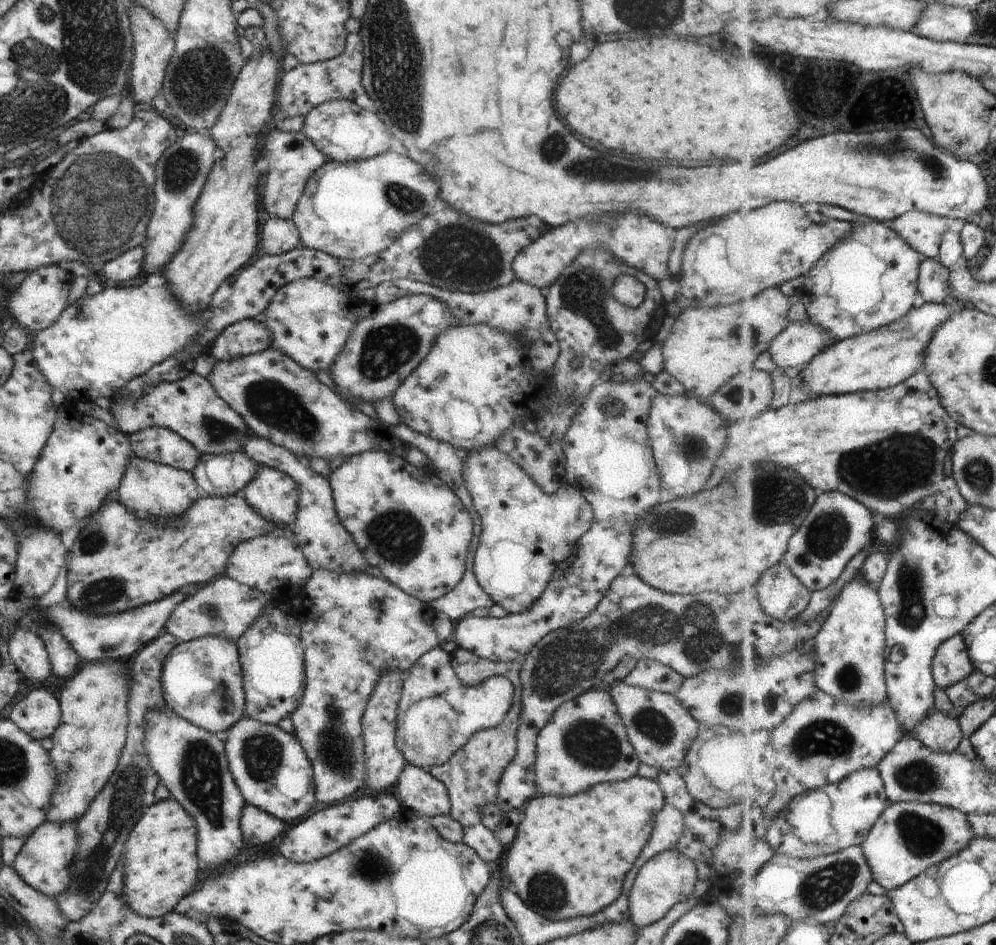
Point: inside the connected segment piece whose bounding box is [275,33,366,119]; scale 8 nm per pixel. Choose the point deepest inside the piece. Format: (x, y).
(304, 87)

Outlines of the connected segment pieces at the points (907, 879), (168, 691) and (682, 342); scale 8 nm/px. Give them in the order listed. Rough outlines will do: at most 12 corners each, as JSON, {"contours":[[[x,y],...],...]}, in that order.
{"contours":[[[900,801],[862,846],[889,892],[954,858],[968,814]],[[235,641],[177,643],[165,704],[224,736],[244,716]],[[776,287],[677,315],[664,370],[708,398],[792,324]]]}

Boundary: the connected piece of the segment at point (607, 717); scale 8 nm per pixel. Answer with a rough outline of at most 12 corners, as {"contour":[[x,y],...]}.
{"contour":[[607,687],[561,704],[536,739],[539,794],[636,777]]}

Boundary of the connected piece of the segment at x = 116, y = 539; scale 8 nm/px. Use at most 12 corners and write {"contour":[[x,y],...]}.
{"contour":[[237,495],[176,518],[116,496],[83,525],[65,598],[104,616],[224,574],[281,533]]}

